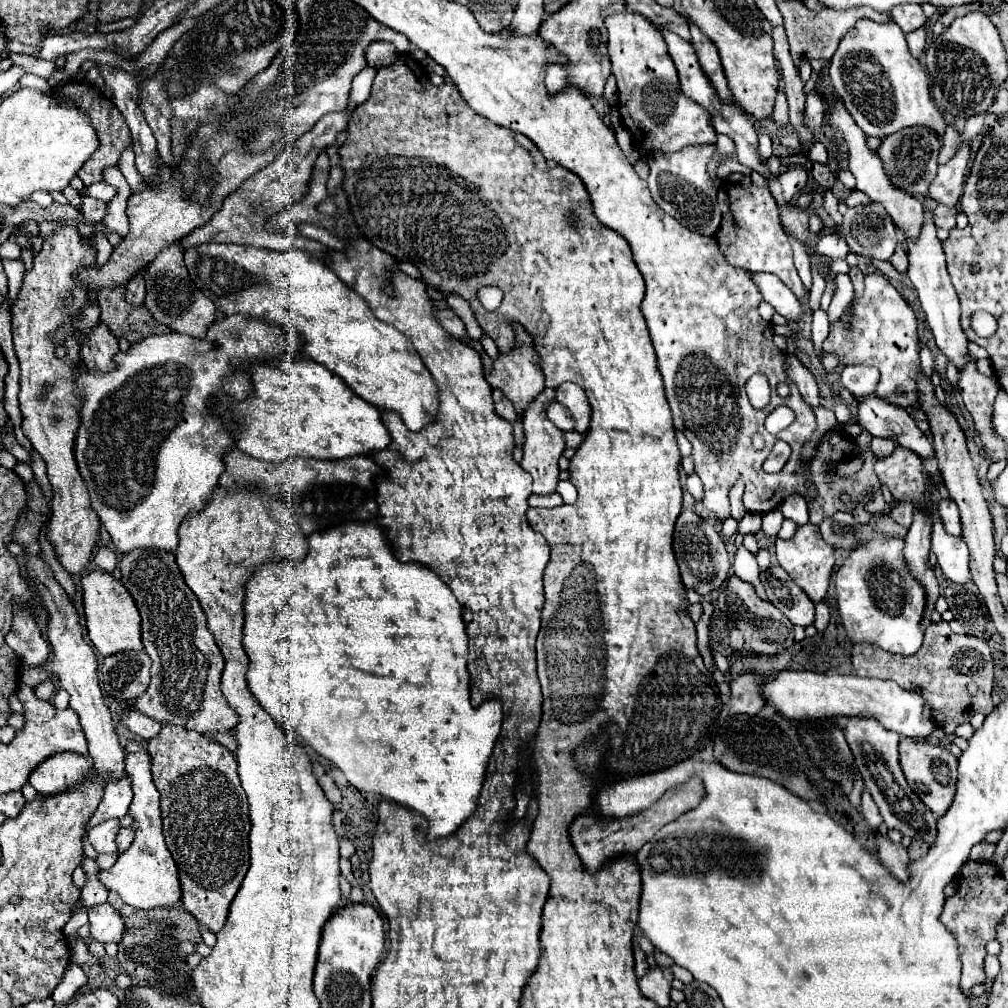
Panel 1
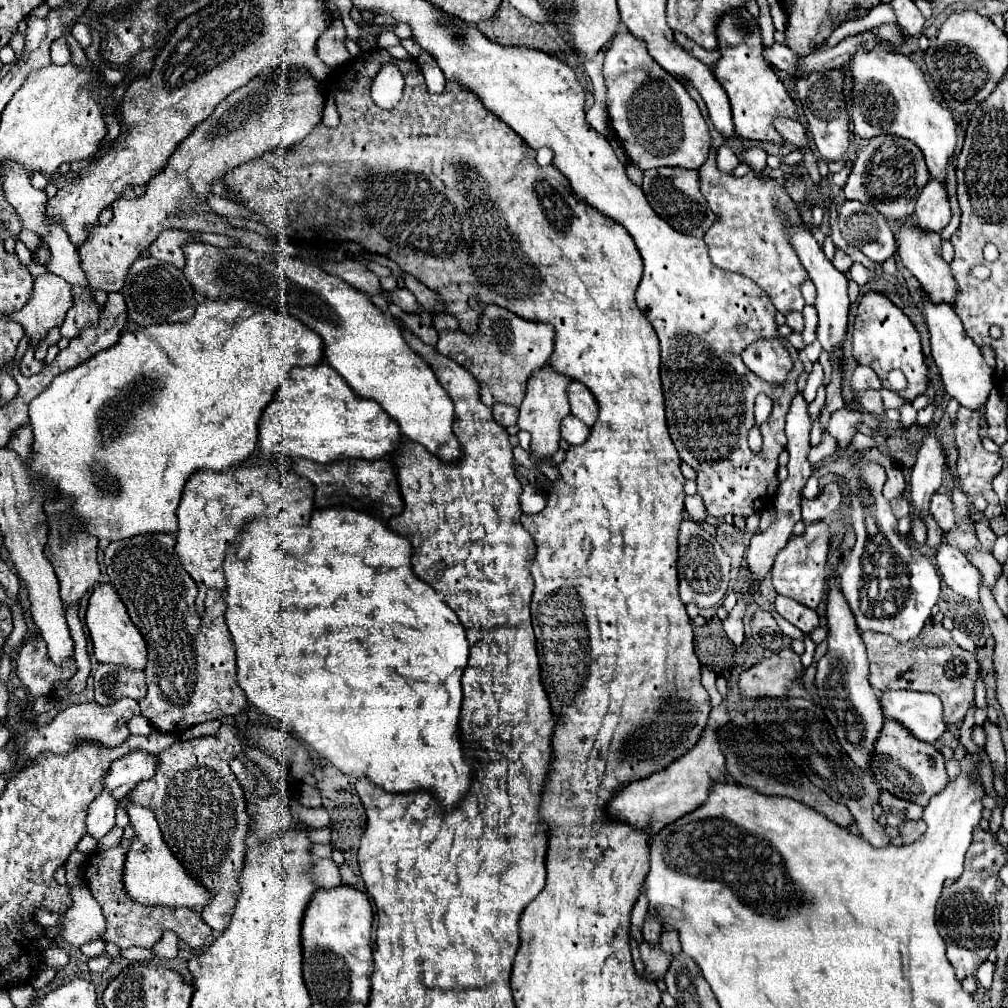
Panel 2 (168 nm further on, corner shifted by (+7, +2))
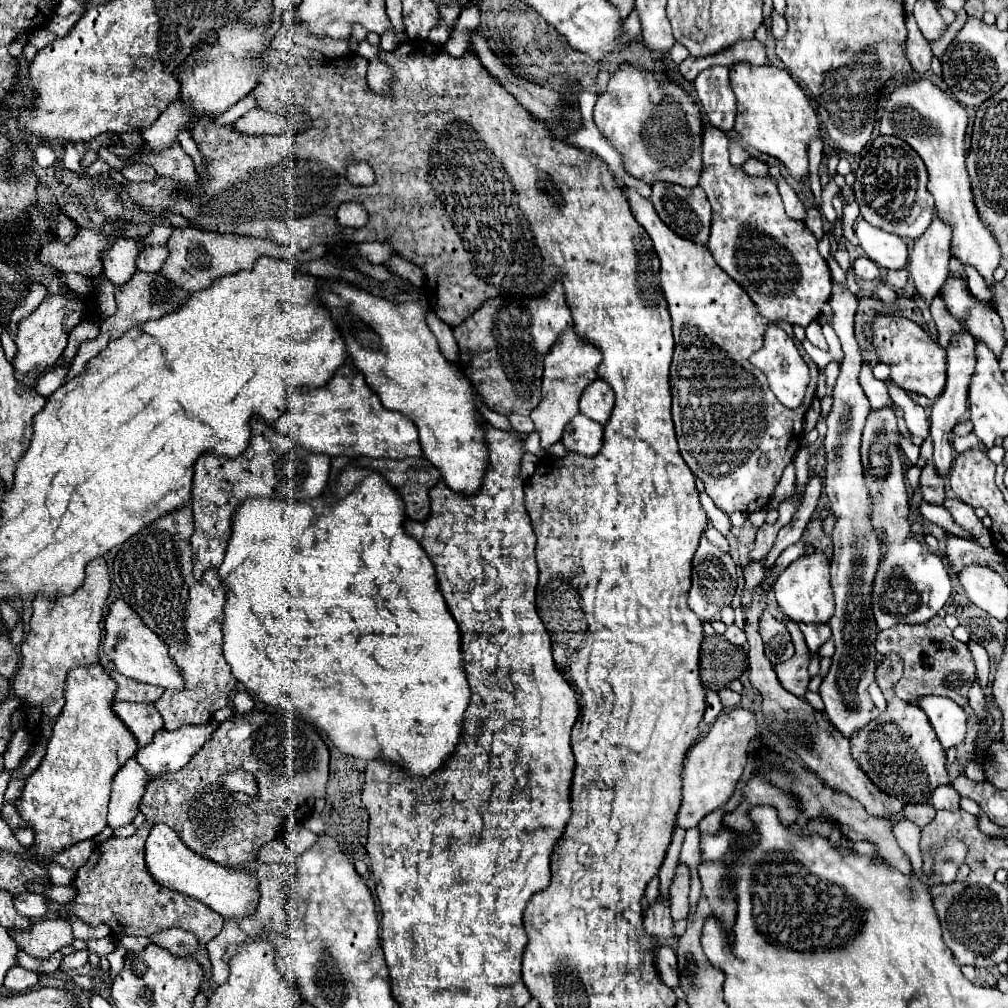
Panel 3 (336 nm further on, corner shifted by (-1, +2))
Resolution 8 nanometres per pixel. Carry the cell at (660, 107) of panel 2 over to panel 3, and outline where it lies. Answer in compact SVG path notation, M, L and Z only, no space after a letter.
M620 63L618 71L612 73L608 87L600 93L596 107L594 107L594 121L598 129L614 143L614 147L624 157L624 169L628 175L642 179L646 183L654 181L670 181L692 189L698 185L702 173L702 135L704 135L704 121L698 103L692 95L676 81L664 79L660 81L658 75L652 71L642 71L642 67L634 67L628 63Z

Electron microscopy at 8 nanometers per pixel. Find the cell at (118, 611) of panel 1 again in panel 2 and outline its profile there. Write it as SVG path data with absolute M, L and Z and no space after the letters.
M98 585L94 589L90 603L88 603L88 611L86 611L86 623L88 623L92 645L94 645L94 657L100 663L112 663L112 665L120 665L132 671L146 669L146 663L148 663L146 641L136 629L136 625L130 621L130 617L126 615L126 607L118 599L112 585Z

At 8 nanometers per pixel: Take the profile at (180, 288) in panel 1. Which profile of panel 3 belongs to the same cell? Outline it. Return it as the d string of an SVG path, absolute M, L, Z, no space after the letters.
M136 271L134 277L130 279L130 283L122 285L122 289L116 293L118 311L116 311L110 319L102 321L102 325L100 325L100 335L98 335L96 339L92 339L92 341L84 341L84 343L80 345L78 355L74 357L74 363L72 363L72 367L70 367L70 373L68 373L66 381L72 379L74 375L78 375L78 373L84 369L84 365L86 365L92 357L96 357L96 355L108 345L108 341L122 337L130 327L142 325L142 323L146 323L146 321L150 321L150 319L160 319L160 317L164 317L164 315L176 311L178 307L182 307L182 305L188 301L188 297L190 297L188 291L184 291L182 287L170 283L168 279L164 279L164 275L160 275L160 273Z

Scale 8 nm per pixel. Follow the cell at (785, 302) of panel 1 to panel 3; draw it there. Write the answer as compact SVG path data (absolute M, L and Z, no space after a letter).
M812 321L808 327L806 327L806 339L810 341L810 343L814 343L816 347L820 347L820 349L828 349L828 345L826 345L826 339L824 339L824 335L822 335L822 331L820 331L820 325L818 325L818 321Z

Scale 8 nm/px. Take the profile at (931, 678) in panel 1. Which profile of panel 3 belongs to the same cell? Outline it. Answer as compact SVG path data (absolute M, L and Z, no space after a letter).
M936 615L924 625L898 625L880 631L876 637L876 651L880 655L900 655L904 673L902 679L894 685L894 693L902 701L916 703L924 695L944 695L956 701L960 707L968 705L968 691L976 679L976 663L968 645L954 639L952 629L946 627L942 617Z

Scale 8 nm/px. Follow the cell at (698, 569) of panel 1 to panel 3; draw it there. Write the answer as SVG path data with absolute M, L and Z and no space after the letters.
M706 537L700 539L700 545L694 555L692 563L692 587L688 595L688 607L702 619L702 621L714 621L720 617L720 611L730 605L734 591L736 591L736 563L730 557L730 553L718 551L718 547L710 545Z

